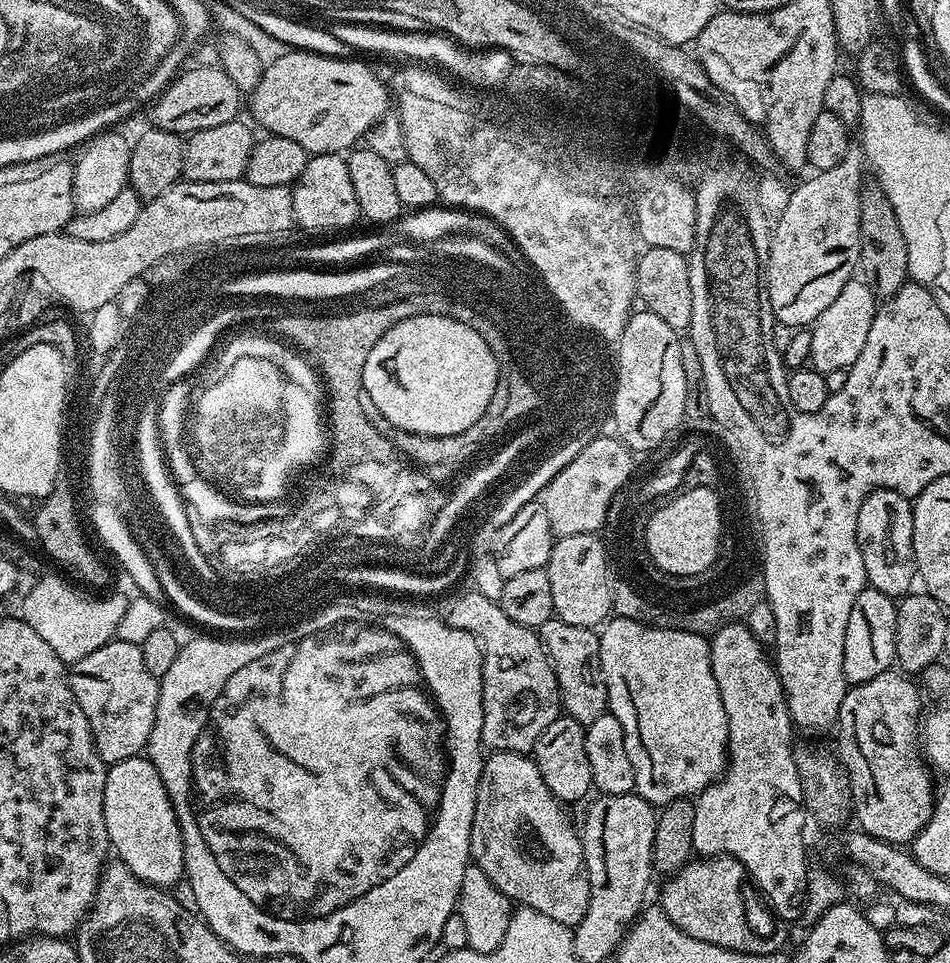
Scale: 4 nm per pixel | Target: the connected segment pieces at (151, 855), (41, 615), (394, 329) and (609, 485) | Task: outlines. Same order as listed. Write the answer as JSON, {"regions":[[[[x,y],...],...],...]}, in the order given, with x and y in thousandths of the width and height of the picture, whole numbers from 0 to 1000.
{"regions":[[[[151,784],[138,785],[114,798],[107,841],[112,849],[112,866],[117,884],[121,888],[122,885],[126,888],[123,889],[125,896],[132,897],[149,917],[177,924],[182,921],[180,918],[185,918],[188,914],[191,917],[195,913],[192,862],[187,858],[187,849],[179,833],[179,825],[175,825],[175,816],[159,789]]],[[[46,598],[25,619],[25,636],[23,642],[45,665],[53,670],[53,675],[61,679],[68,691],[75,692],[80,686],[91,683],[91,679],[99,679],[103,671],[113,669],[124,654],[124,646],[128,646],[128,638],[133,638],[136,620],[122,615],[111,623],[100,623],[92,619],[83,610],[75,611],[68,599]]],[[[446,324],[442,328],[433,328],[406,343],[398,355],[389,358],[385,380],[381,384],[381,397],[383,398],[383,409],[387,412],[387,418],[392,421],[397,429],[401,428],[411,439],[422,450],[434,450],[436,452],[446,453],[467,453],[482,452],[492,447],[507,434],[512,422],[514,421],[514,411],[518,410],[518,399],[520,398],[520,379],[518,370],[506,362],[507,355],[500,350],[500,345],[495,345],[491,335],[480,333],[478,330],[462,328],[459,324]]],[[[628,452],[591,490],[574,505],[566,516],[575,530],[582,558],[614,552],[631,553],[641,539],[640,526],[648,510],[665,494],[666,470],[647,452]]]]}

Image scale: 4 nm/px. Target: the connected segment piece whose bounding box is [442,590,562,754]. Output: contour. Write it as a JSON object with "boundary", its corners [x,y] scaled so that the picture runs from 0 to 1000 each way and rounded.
{"boundary":[[[492,614],[473,625],[465,643],[475,652],[494,656],[505,671],[509,730],[505,766],[508,776],[518,781],[559,782],[566,766],[571,766],[571,758],[592,739],[581,688],[561,653],[545,650],[541,642],[533,642],[525,626],[512,621],[512,617]]]}

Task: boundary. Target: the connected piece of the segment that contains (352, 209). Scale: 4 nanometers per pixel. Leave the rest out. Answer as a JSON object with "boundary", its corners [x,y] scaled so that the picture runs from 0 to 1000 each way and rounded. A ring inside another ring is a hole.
{"boundary":[[[348,158],[325,164],[312,190],[306,192],[306,197],[307,227],[320,237],[366,237],[379,224],[377,206],[373,206],[373,193],[368,190],[366,167],[361,161]]]}

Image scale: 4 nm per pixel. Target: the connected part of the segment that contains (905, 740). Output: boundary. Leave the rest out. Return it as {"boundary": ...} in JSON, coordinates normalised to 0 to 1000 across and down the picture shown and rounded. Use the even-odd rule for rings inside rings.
{"boundary":[[[936,696],[924,700],[924,704],[916,704],[906,710],[896,711],[889,718],[886,725],[886,733],[884,734],[884,746],[879,753],[880,768],[884,772],[884,781],[882,777],[882,785],[889,798],[893,799],[893,811],[897,817],[897,834],[899,836],[899,852],[902,852],[904,863],[912,864],[922,871],[929,872],[932,875],[942,879],[956,879],[963,872],[965,866],[975,858],[977,850],[981,848],[981,836],[983,834],[983,818],[981,822],[981,806],[978,794],[975,792],[971,784],[971,738],[968,739],[968,723],[969,715],[966,713],[965,707],[957,704],[951,697]]]}

